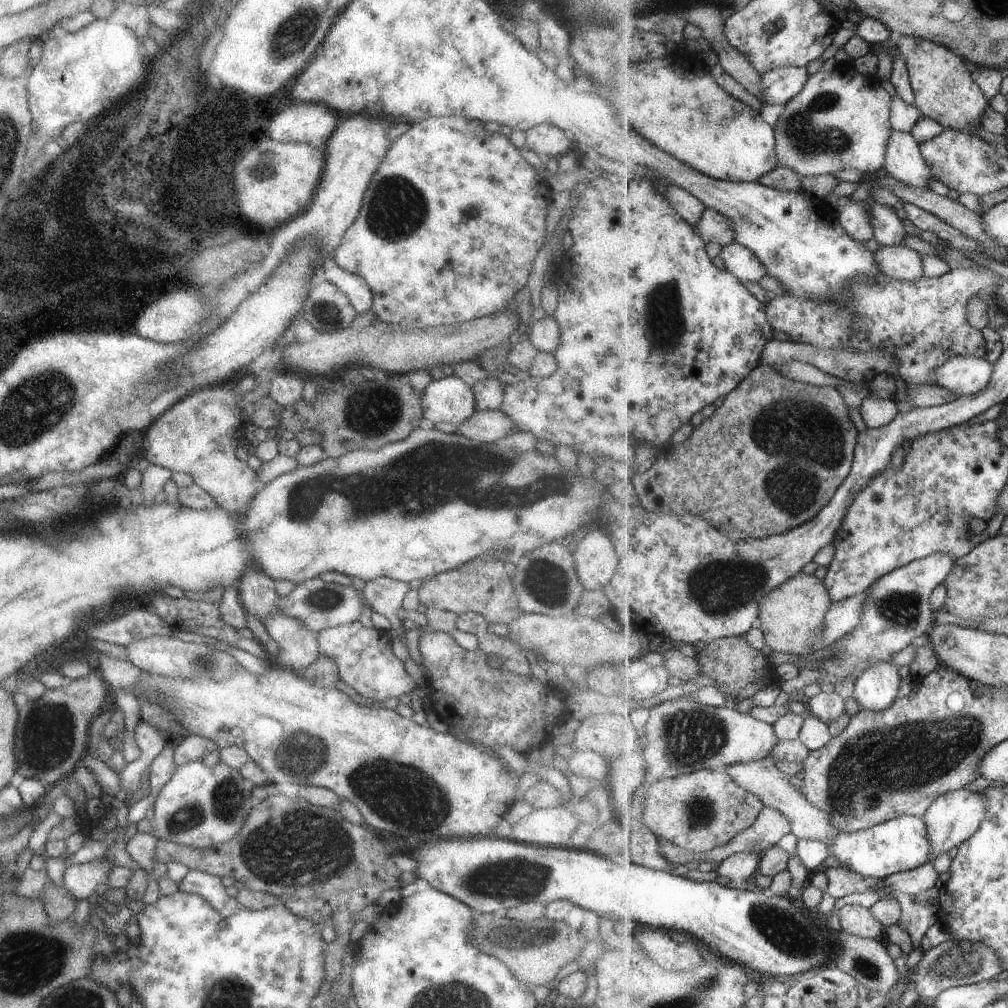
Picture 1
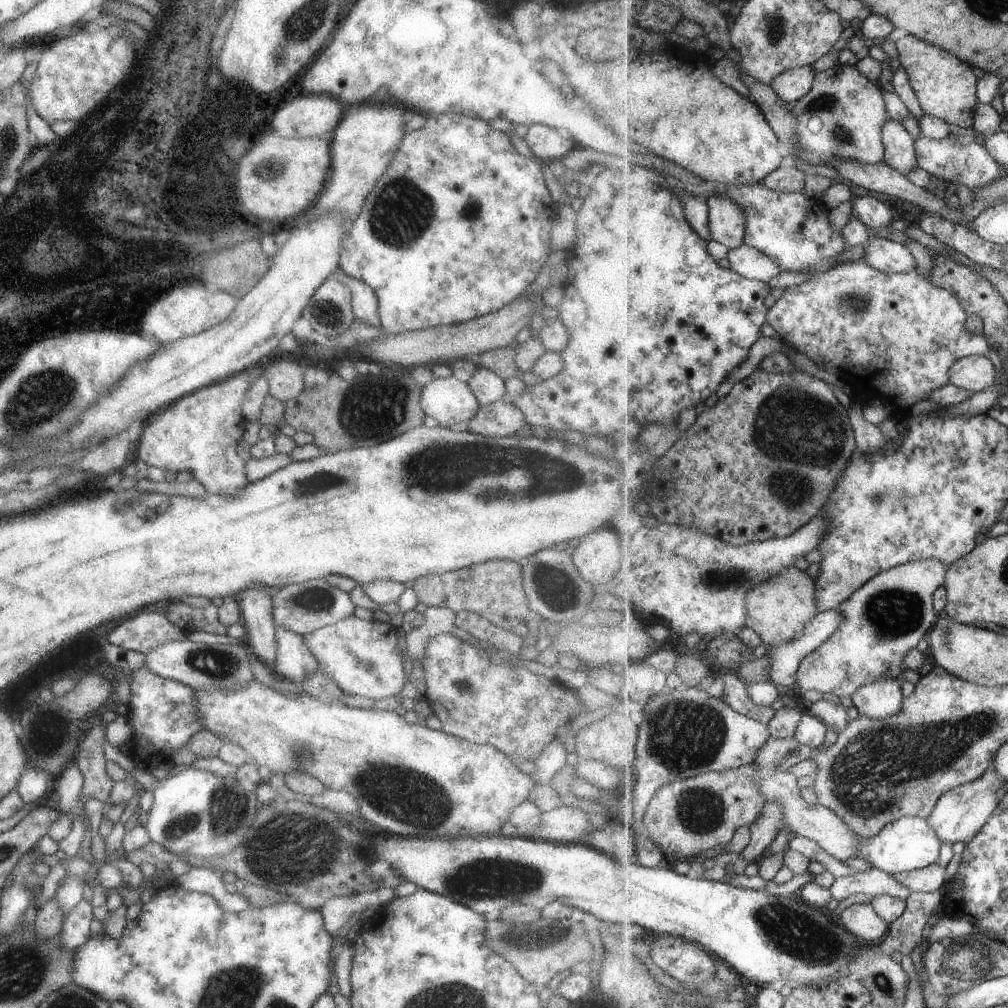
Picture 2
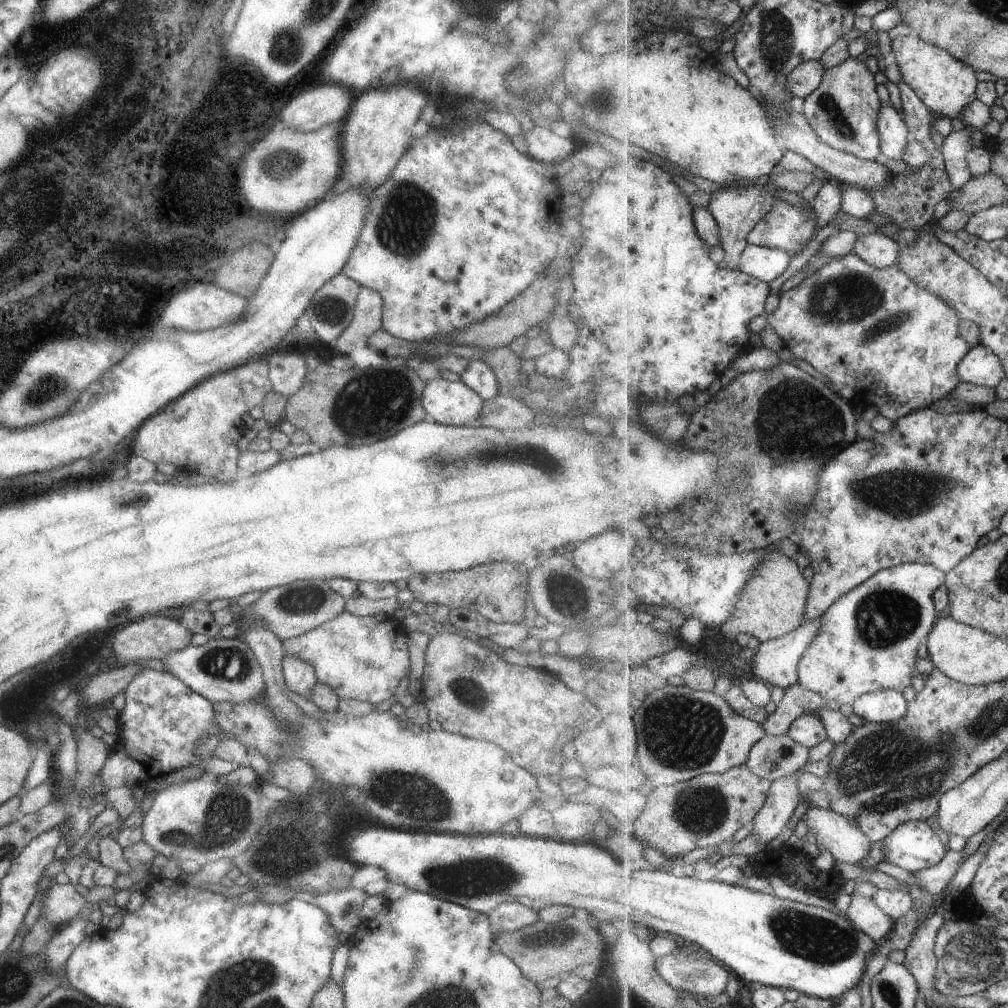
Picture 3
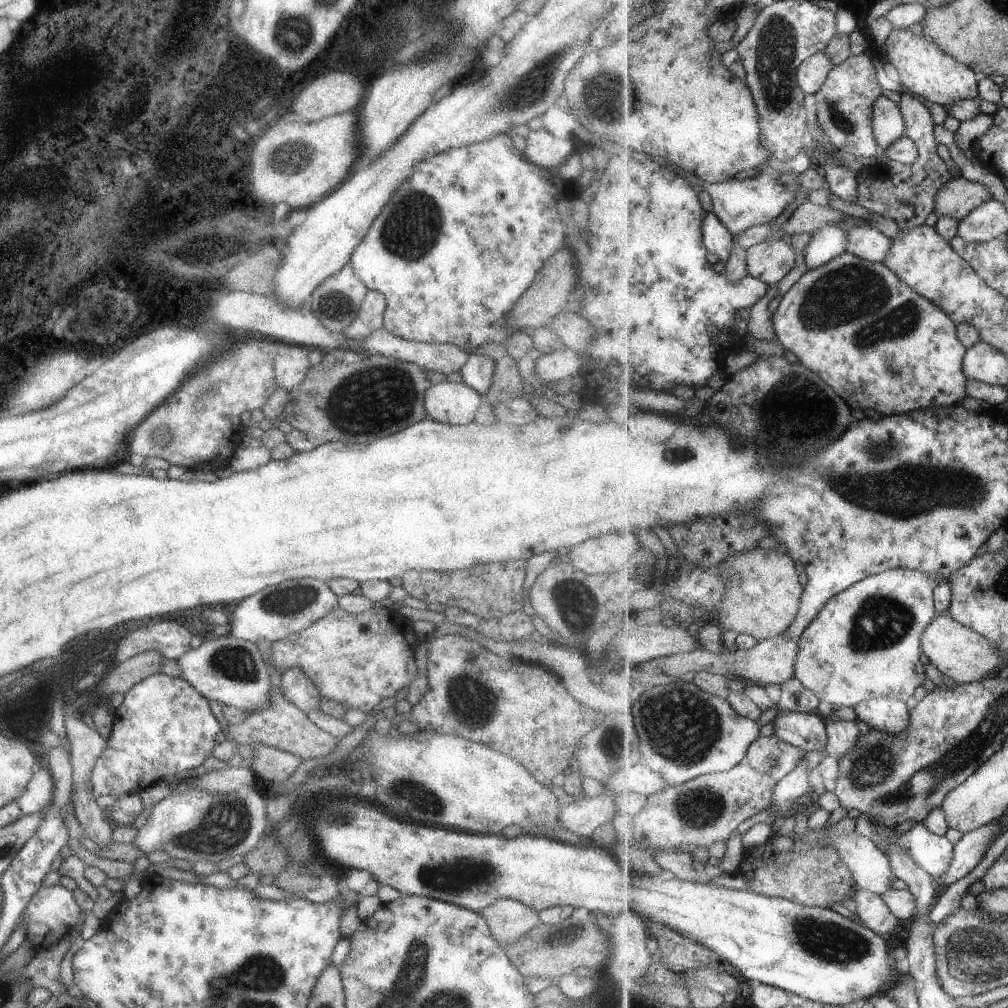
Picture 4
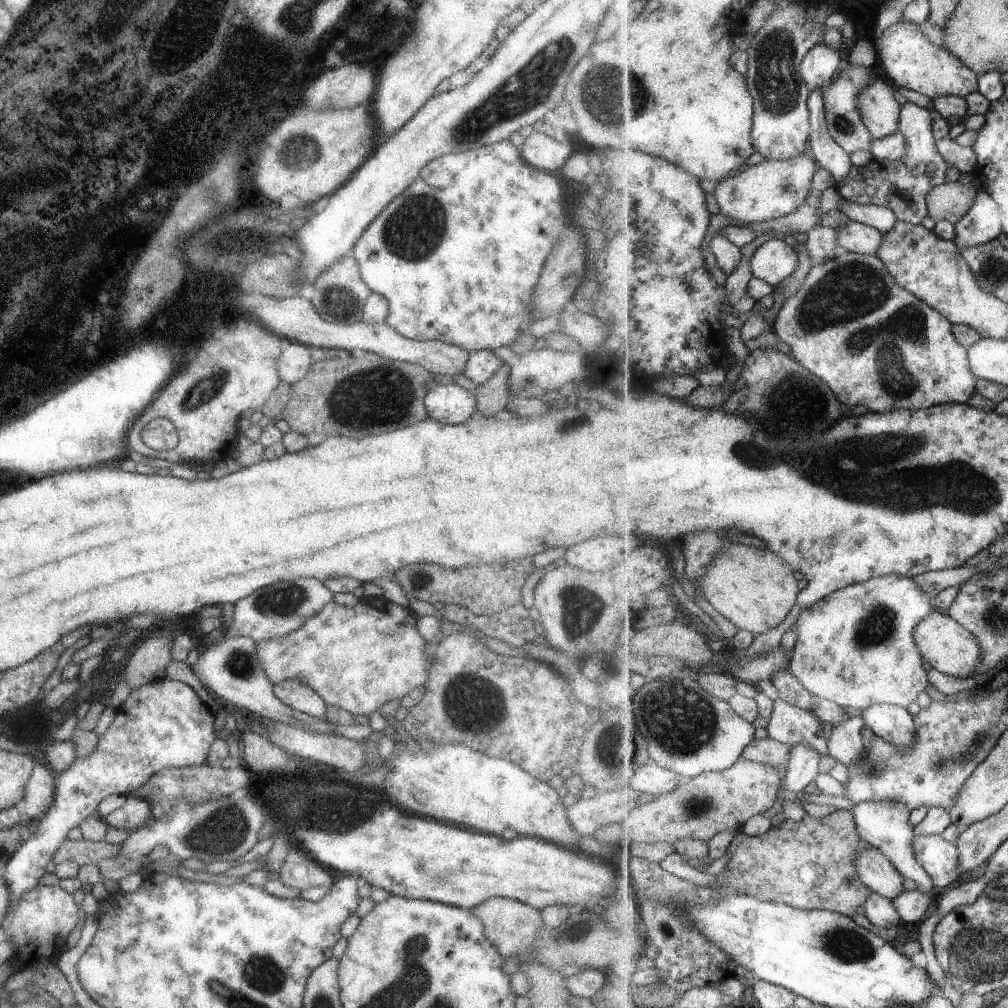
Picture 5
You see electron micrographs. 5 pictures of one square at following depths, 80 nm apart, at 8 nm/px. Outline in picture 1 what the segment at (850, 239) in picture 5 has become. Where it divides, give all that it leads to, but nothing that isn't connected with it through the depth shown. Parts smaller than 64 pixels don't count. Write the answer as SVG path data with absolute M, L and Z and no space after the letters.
M881 245L874 253L883 275L899 280L918 281L923 277L921 253L905 245Z

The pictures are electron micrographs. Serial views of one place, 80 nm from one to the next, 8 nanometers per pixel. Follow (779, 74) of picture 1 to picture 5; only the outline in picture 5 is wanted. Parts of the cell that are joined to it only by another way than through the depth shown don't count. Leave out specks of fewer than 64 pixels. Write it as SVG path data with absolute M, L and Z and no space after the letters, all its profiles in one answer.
M817 43L800 64L800 74L812 91L831 83L841 66L841 52L836 47Z

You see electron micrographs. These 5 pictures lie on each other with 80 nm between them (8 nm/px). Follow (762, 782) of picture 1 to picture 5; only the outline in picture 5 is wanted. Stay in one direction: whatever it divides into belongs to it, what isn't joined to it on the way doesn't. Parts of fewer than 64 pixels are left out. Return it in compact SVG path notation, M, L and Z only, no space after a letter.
M871 846L855 856L862 881L871 892L893 901L905 891L906 876L879 849Z

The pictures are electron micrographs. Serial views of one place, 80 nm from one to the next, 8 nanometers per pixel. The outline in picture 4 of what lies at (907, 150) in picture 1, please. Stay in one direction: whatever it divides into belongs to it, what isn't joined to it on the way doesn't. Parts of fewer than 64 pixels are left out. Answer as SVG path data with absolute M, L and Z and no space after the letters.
M879 95L879 98L876 98L872 121L881 150L889 148L893 143L900 141L901 137L905 137L906 124L900 106L887 96Z

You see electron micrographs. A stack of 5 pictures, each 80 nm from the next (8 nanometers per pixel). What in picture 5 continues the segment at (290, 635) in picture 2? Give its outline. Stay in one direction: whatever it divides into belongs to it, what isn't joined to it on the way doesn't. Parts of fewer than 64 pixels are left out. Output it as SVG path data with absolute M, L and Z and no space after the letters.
M287 679L272 686L273 696L285 706L309 716L324 720L326 704L306 686L296 680Z

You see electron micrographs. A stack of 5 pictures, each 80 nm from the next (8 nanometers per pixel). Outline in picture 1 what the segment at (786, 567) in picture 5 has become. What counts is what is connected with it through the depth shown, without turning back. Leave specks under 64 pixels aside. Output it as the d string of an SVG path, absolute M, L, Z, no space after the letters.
M802 572L767 593L758 604L758 620L754 626L763 631L771 650L804 657L815 651L812 648L815 631L825 621L833 599L823 579Z

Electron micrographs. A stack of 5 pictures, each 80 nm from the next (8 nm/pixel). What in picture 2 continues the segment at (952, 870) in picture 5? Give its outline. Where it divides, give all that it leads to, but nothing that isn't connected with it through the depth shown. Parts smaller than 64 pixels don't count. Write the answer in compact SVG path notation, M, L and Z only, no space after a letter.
M907 815L887 825L877 837L862 838L858 845L858 858L868 858L871 868L896 875L913 872L935 864L941 856L941 844L938 832L930 825L928 819Z

